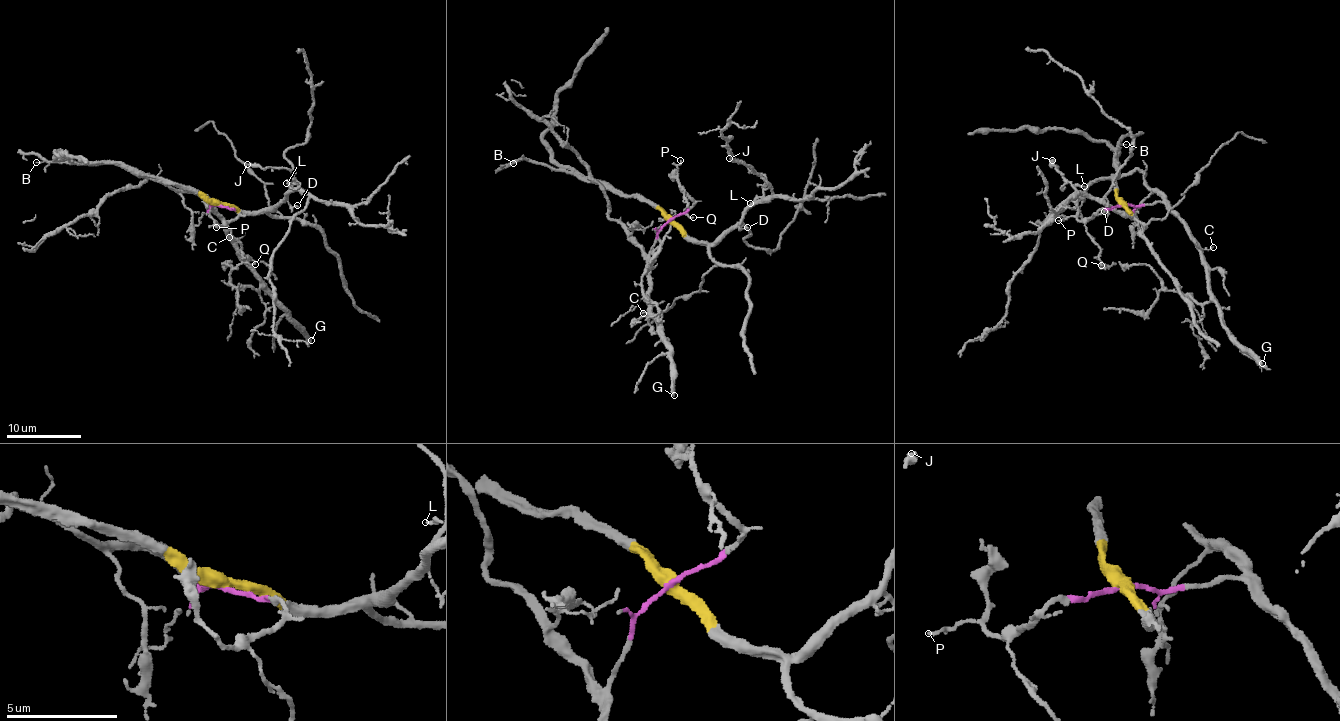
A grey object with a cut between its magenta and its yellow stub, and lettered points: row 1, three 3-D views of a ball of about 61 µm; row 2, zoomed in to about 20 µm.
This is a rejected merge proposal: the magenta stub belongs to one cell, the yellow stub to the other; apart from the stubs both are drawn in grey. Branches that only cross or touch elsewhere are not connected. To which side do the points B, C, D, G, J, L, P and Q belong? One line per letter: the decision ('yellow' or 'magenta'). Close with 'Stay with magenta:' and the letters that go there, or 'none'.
B: yellow
C: magenta
D: yellow
G: magenta
J: yellow
L: yellow
P: magenta
Q: magenta
Stay with magenta: C, G, P, Q

